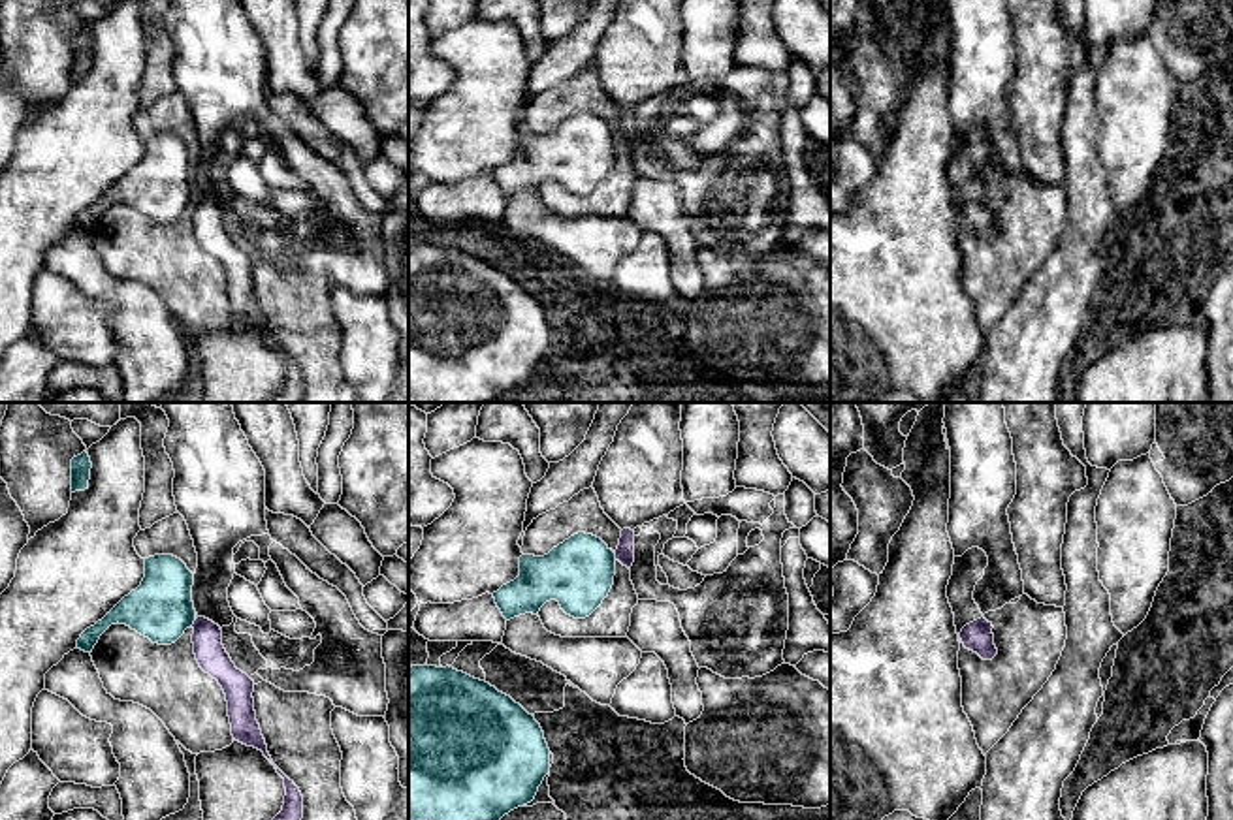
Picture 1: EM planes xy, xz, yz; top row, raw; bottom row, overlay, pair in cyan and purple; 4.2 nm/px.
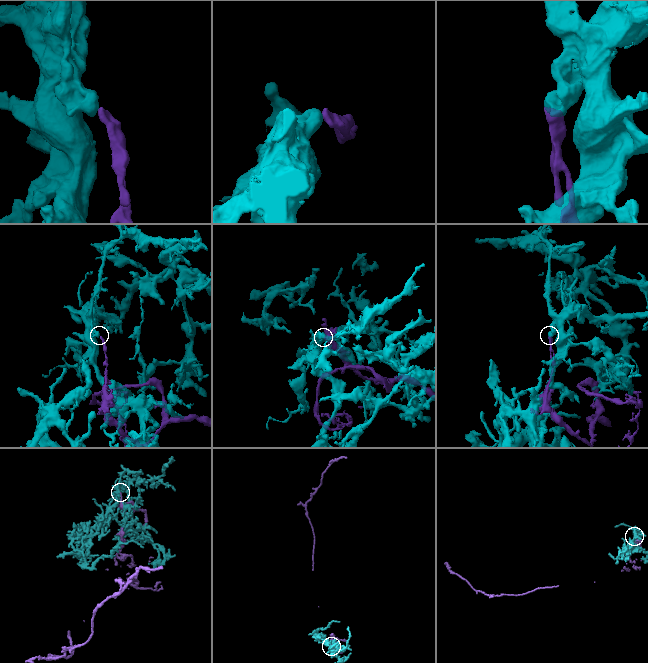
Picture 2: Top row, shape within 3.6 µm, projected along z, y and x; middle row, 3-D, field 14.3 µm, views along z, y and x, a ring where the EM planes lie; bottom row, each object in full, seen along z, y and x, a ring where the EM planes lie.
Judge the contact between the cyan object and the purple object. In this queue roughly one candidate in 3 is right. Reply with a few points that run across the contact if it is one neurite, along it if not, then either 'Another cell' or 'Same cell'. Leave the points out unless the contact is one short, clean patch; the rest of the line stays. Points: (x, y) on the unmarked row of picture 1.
Another cell

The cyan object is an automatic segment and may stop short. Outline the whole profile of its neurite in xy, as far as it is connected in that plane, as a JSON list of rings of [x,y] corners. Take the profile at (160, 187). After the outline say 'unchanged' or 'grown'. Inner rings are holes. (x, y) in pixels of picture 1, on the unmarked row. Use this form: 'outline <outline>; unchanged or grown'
outline [[[173,134],[145,137],[141,164],[124,175],[102,199],[87,207],[77,228],[92,231],[111,203],[126,203],[158,224],[175,222],[196,199],[194,152]]]; unchanged

